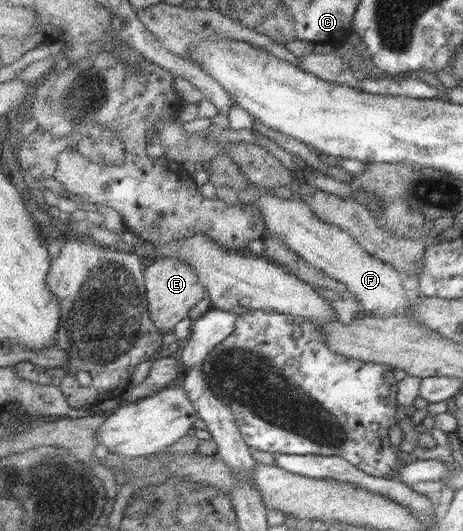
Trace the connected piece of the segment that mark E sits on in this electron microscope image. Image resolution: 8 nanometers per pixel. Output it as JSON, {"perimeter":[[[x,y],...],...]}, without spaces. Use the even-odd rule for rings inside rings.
{"perimeter":[[[176,255],[154,259],[154,263],[146,268],[146,282],[152,317],[163,333],[174,333],[175,327],[191,315],[193,307],[209,296],[198,273]]]}

